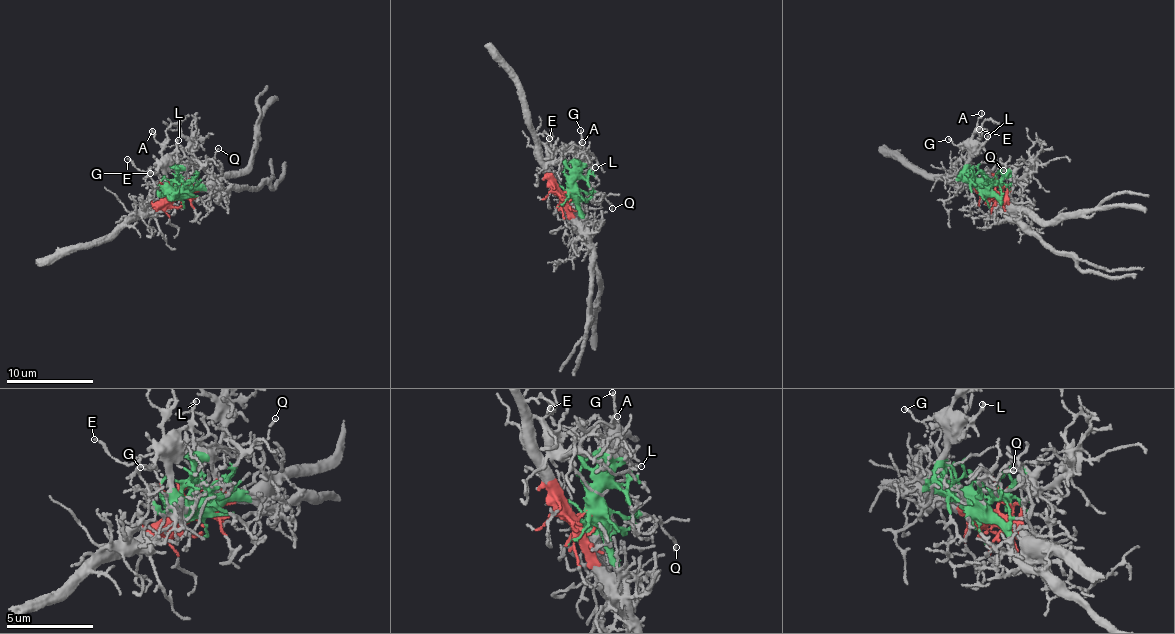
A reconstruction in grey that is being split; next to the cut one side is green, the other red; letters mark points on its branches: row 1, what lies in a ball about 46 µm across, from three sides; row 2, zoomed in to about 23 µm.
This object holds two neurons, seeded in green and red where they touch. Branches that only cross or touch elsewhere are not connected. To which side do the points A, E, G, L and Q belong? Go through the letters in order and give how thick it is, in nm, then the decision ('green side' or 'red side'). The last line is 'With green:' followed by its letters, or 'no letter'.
A: 140 nm thick; green side
E: 130 nm thick; green side
G: 140 nm thick; green side
L: 170 nm thick; green side
Q: 120 nm thick; green side
With green: A, E, G, L, Q

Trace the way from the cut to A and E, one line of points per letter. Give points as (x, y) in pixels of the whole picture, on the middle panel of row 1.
A: (568, 189), (573, 165), (586, 152), (582, 141)
E: (568, 189), (573, 165), (580, 159), (577, 153), (549, 144), (549, 138)

